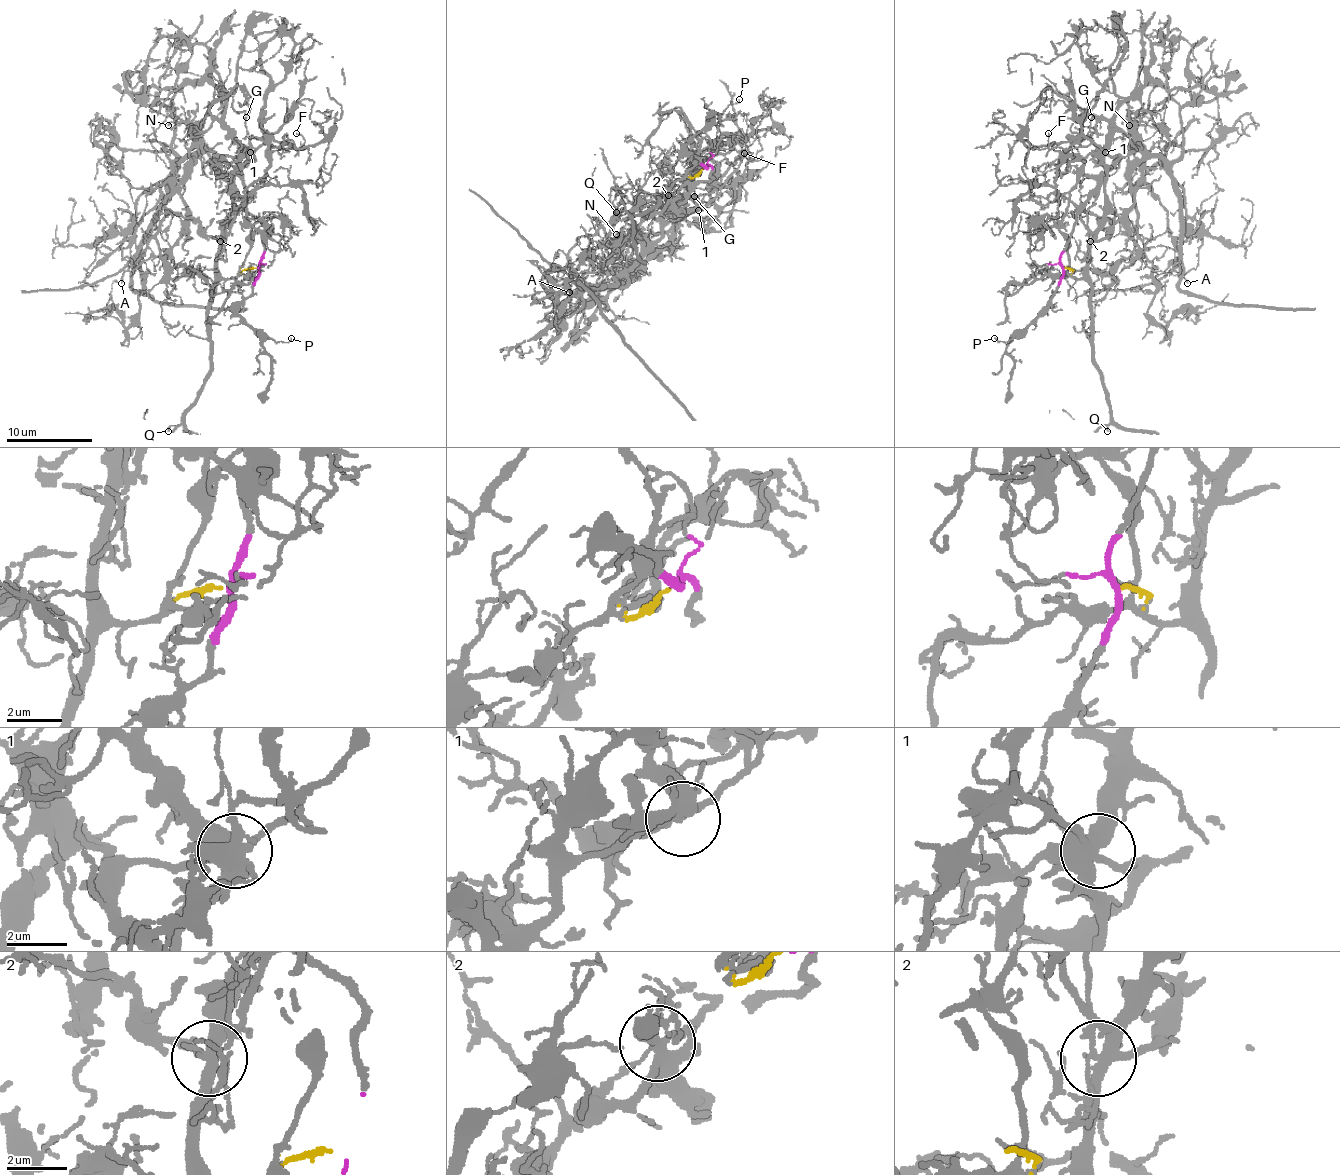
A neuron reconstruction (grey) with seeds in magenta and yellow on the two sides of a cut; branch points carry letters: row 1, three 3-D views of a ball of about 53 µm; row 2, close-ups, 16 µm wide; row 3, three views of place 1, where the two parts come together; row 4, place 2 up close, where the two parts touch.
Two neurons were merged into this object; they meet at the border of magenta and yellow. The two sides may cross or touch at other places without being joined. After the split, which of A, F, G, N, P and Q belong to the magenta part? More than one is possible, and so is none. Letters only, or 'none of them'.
F, N, P

